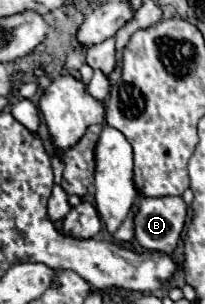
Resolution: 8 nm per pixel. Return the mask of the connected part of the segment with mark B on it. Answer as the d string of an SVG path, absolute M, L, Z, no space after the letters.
M141 197L141 207L135 215L135 237L145 249L171 255L179 243L185 219L187 219L187 205L181 197L153 197L153 199Z

